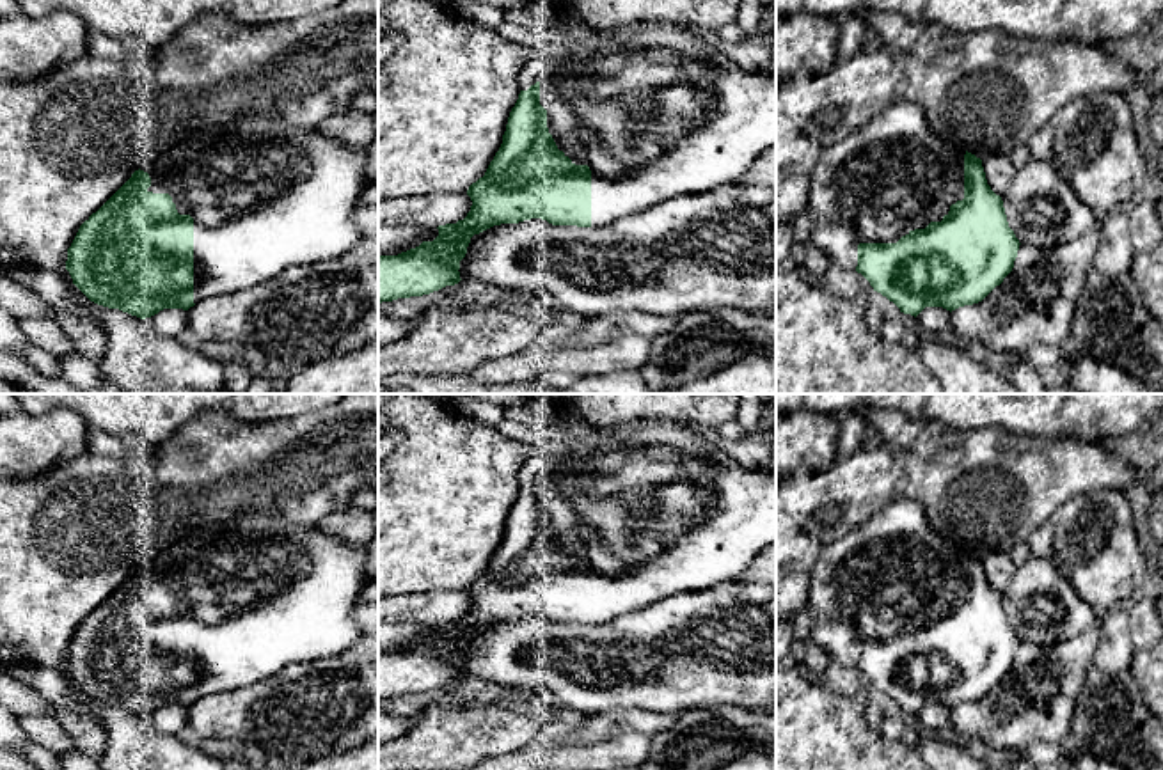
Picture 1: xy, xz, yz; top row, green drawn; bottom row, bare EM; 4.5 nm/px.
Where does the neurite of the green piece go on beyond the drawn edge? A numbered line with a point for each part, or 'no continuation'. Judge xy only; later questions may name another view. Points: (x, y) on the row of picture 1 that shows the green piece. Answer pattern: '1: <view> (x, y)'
1: xy (265, 196)

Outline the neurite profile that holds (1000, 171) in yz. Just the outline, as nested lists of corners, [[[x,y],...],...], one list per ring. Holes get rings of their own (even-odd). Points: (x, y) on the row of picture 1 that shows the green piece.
[[[991,154],[982,158],[982,167],[987,185],[996,195],[1001,197],[1009,190],[1017,169],[1010,158],[1003,154]]]

